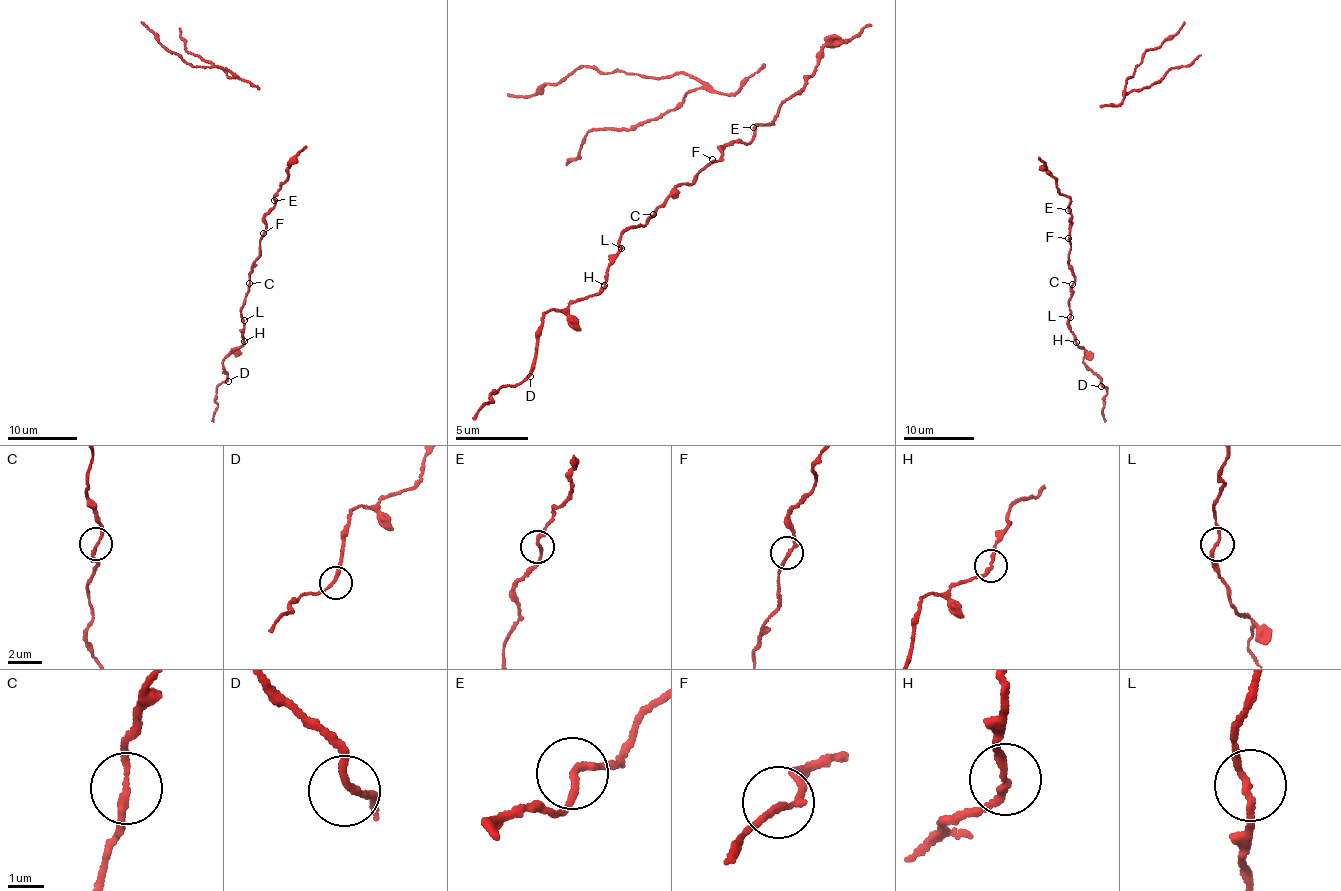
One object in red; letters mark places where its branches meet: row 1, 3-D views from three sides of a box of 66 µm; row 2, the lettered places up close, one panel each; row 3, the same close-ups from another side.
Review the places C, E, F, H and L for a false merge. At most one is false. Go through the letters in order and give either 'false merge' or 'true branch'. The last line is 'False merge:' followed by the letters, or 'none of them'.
C: true branch
E: true branch
F: true branch
H: true branch
L: true branch
False merge: none of them

